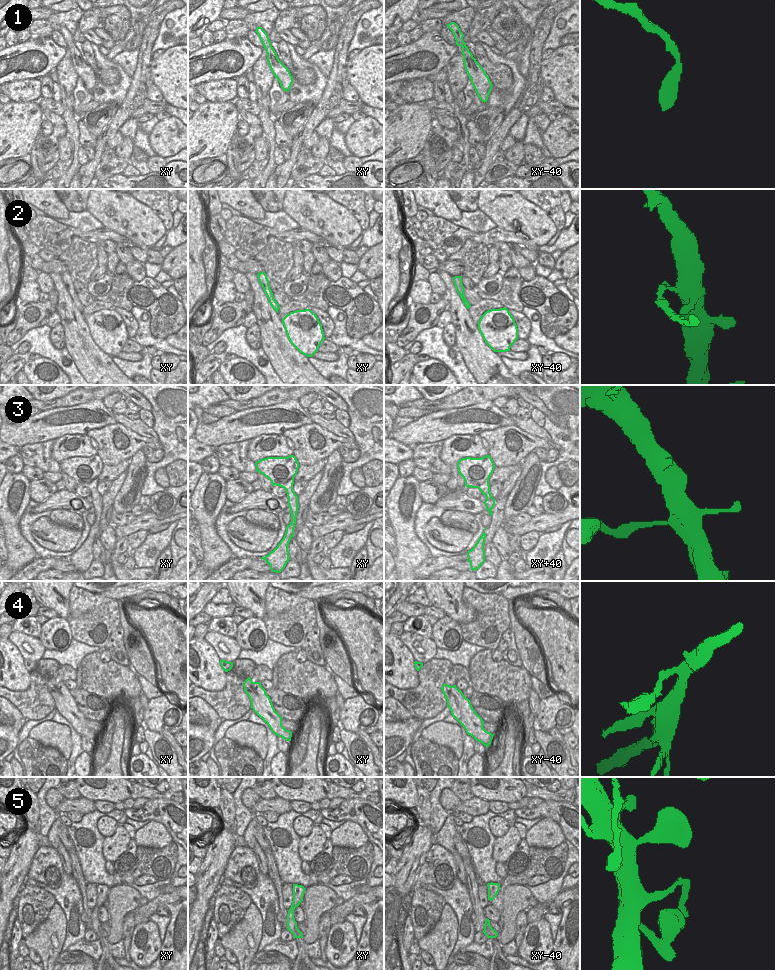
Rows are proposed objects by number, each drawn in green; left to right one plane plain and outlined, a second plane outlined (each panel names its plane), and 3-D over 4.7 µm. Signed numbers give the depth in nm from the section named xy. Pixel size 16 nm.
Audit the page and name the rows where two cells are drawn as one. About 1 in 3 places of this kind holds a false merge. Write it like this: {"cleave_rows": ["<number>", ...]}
{"cleave_rows": ["2", "5"]}

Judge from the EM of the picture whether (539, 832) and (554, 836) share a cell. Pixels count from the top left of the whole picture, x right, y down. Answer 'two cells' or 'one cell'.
one cell

